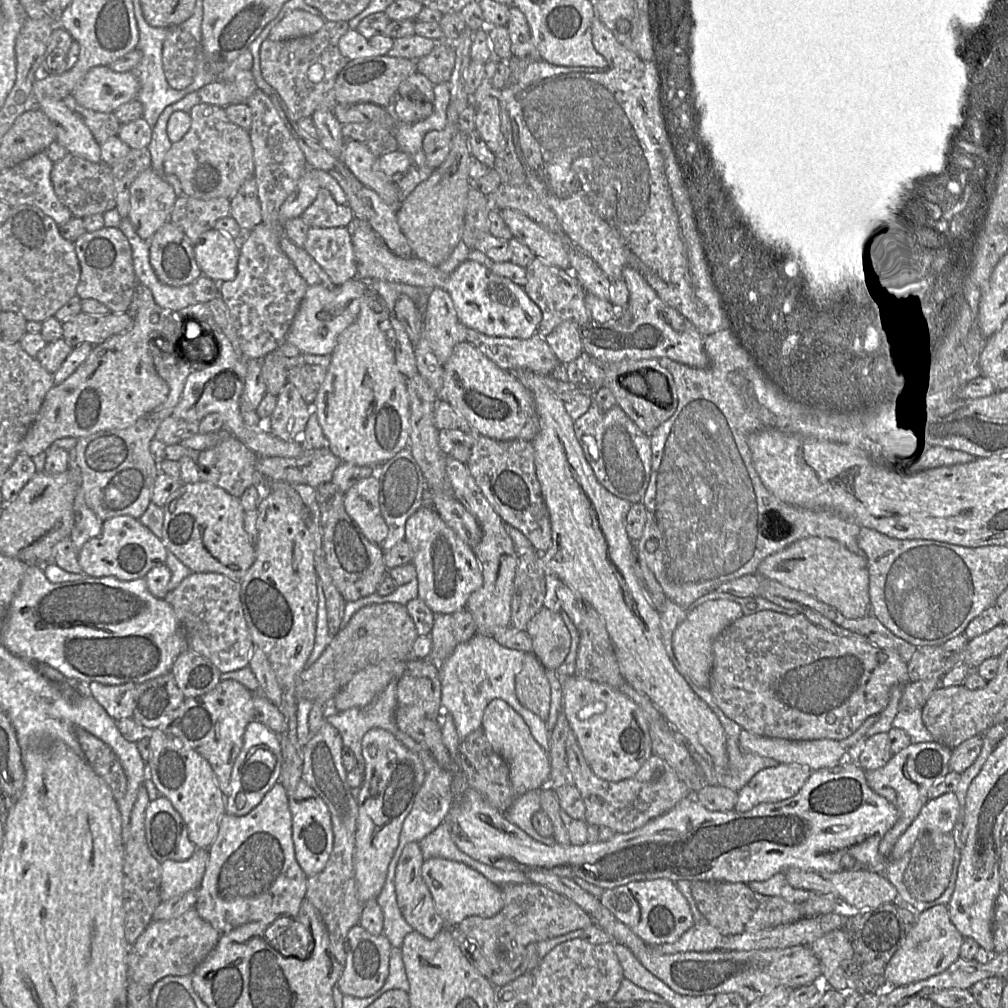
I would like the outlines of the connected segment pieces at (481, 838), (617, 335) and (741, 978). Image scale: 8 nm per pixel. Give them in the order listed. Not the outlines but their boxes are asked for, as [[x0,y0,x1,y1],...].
[[445,760,959,889],[580,267,707,367],[595,920,822,1003]]

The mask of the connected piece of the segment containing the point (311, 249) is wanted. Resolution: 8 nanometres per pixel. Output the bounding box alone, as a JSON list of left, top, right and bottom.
[303,227,357,285]

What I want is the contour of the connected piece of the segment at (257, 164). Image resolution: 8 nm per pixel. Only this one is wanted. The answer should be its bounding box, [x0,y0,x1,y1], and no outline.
[247,89,307,224]

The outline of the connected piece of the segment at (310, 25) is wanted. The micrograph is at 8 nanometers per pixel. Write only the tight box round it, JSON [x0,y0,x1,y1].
[268,10,326,41]

